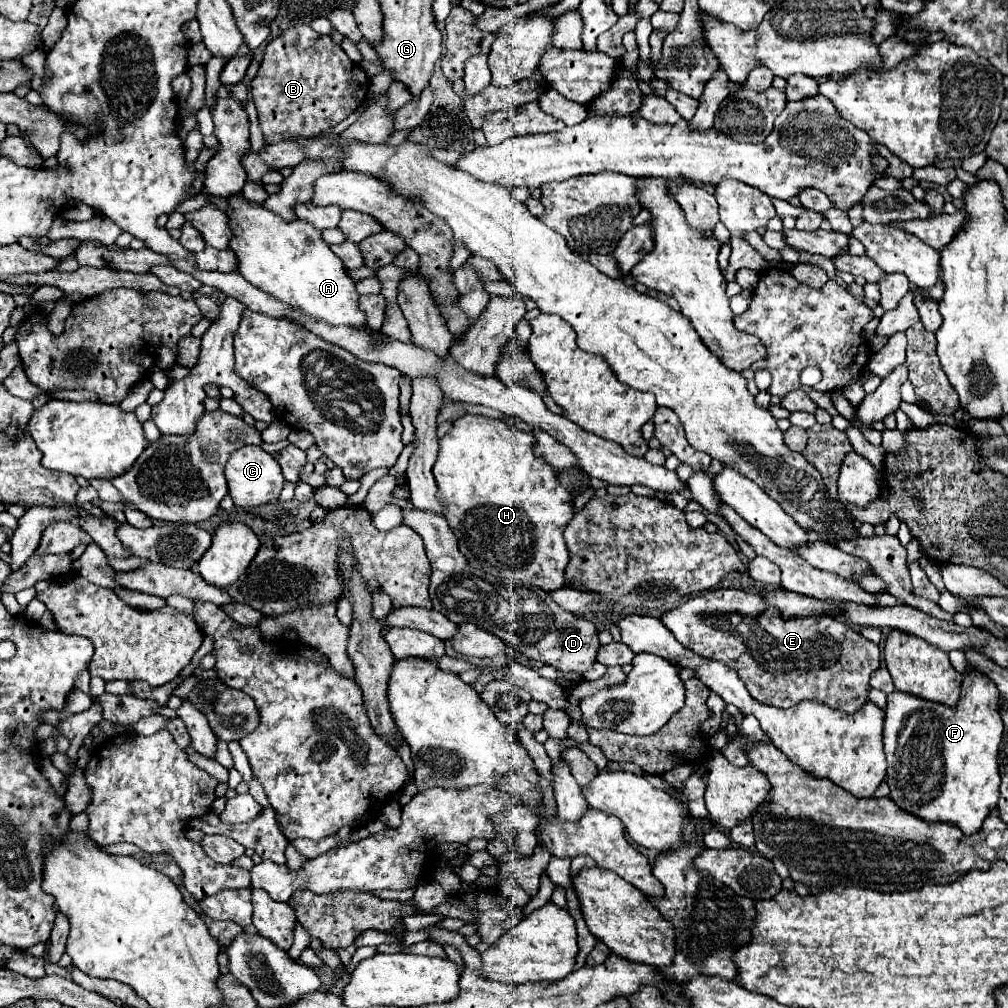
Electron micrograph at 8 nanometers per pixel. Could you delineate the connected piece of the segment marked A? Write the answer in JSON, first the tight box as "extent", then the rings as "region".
{"extent":[227,195,365,325],"region":[[[243,195],[229,197],[227,201],[231,209],[229,249],[239,259],[239,273],[251,285],[329,325],[365,325],[365,315],[357,307],[359,293],[355,283],[347,275],[341,259],[323,241],[319,229],[301,219],[285,223],[277,213],[269,213],[269,209],[247,201]]]}

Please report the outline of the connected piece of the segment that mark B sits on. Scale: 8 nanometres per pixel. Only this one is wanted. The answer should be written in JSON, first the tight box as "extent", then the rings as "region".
{"extent":[251,25,369,145],"region":[[[309,25],[289,27],[273,39],[251,81],[264,145],[293,137],[313,137],[335,127],[365,103],[367,91],[369,77],[365,71],[329,35],[319,35]]]}

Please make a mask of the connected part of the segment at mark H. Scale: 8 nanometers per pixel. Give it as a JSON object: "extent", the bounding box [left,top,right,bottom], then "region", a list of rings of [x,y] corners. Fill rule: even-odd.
{"extent":[433,415,573,591],"region":[[[465,415],[439,439],[433,475],[437,481],[437,499],[445,505],[445,517],[451,531],[457,535],[459,551],[467,557],[469,565],[515,585],[533,585],[543,591],[563,587],[563,575],[569,563],[563,531],[573,519],[573,497],[561,487],[553,469],[533,455],[531,433],[523,433],[501,419]]]}

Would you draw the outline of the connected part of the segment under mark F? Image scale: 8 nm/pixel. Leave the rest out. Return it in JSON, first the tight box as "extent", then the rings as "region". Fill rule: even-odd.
{"extent":[883,671,1003,835],"region":[[[969,671],[963,677],[961,687],[961,699],[955,707],[947,707],[941,703],[923,701],[921,697],[915,697],[911,693],[893,691],[887,695],[887,707],[885,707],[885,727],[883,727],[883,743],[885,743],[885,755],[887,755],[887,785],[891,789],[889,799],[895,801],[901,809],[907,813],[921,817],[923,821],[935,823],[951,823],[957,825],[963,833],[973,835],[977,829],[981,829],[985,817],[997,807],[999,799],[999,741],[1003,733],[1003,721],[997,711],[1001,697],[993,681],[989,677]],[[937,771],[943,773],[943,785],[937,787]]]}

